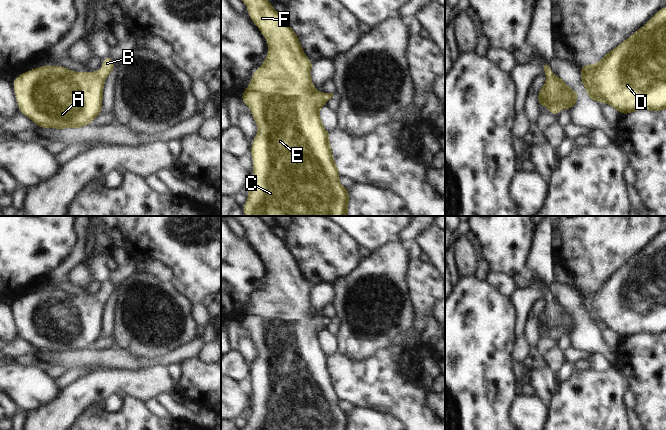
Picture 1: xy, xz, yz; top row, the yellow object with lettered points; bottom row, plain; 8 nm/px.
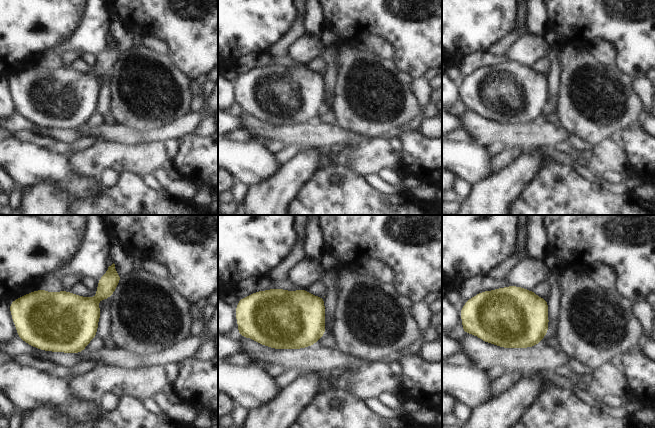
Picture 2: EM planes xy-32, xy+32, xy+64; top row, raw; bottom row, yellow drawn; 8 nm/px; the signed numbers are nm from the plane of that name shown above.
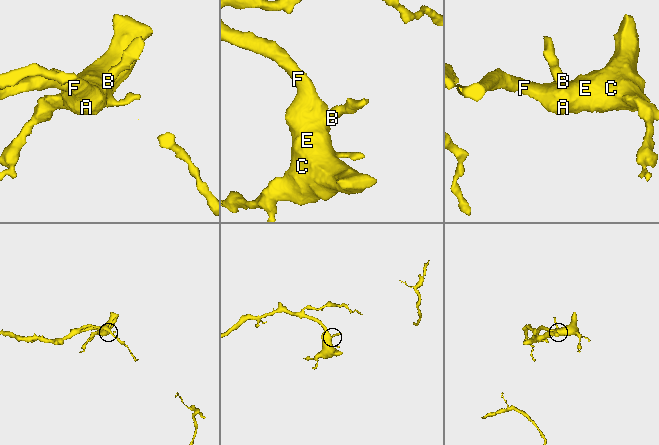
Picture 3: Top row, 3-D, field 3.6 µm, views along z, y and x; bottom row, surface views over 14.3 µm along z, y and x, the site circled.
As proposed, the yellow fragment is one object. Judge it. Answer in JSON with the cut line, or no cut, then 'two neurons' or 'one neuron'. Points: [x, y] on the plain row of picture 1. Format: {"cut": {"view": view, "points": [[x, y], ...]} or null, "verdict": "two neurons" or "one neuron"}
{"cut": null, "verdict": "one neuron"}

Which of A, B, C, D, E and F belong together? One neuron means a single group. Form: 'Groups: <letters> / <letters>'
Groups: A B C D E F.

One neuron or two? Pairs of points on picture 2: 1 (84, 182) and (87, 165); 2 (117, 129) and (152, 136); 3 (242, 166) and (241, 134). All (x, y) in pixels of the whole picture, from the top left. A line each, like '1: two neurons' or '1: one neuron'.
1: two neurons
2: one neuron
3: two neurons

